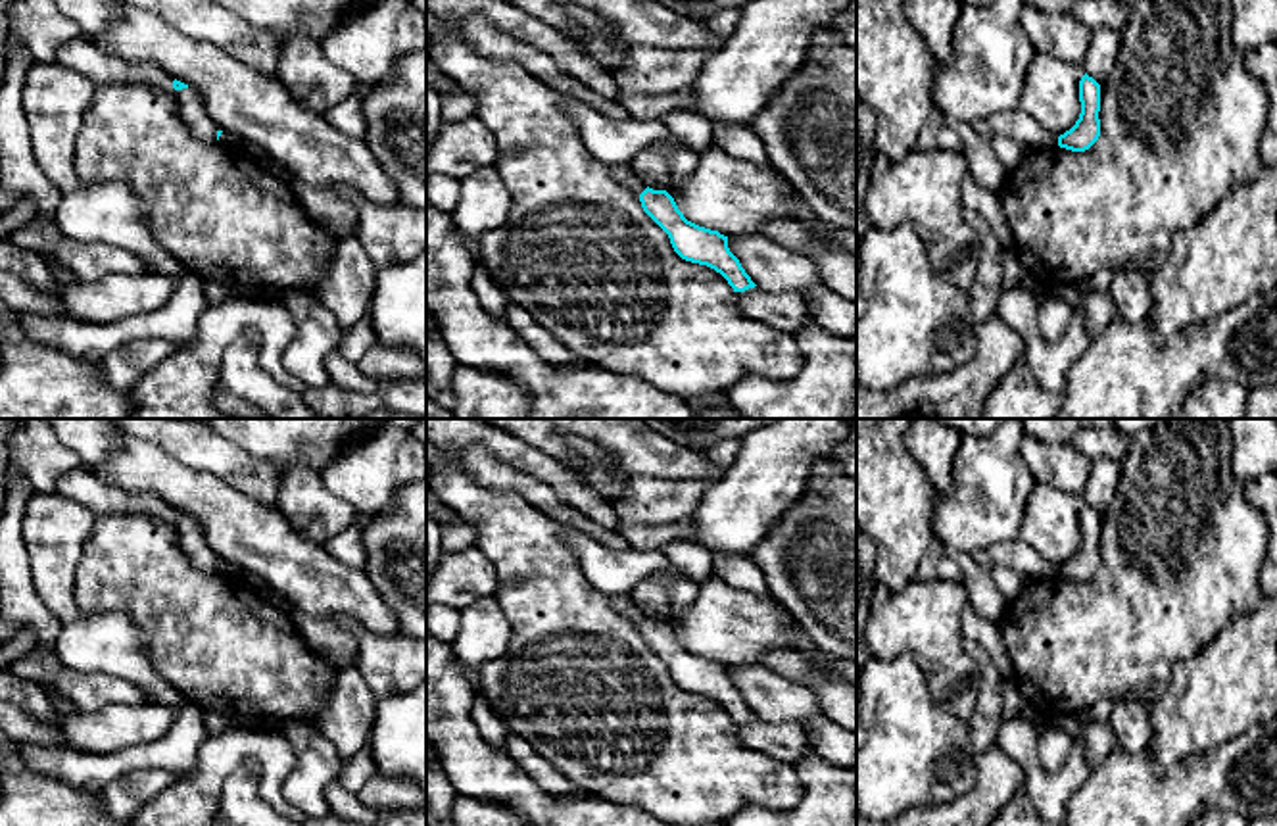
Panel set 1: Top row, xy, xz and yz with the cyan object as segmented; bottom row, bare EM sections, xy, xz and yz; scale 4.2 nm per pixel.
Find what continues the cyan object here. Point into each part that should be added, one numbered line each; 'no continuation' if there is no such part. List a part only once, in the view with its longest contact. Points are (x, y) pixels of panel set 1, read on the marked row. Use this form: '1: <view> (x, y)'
1: xy (81, 54)

